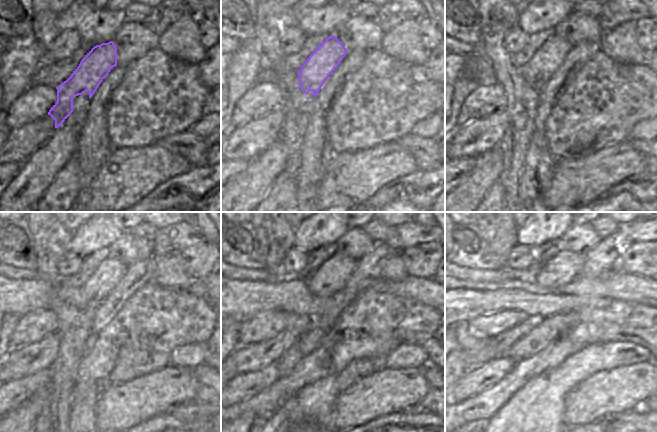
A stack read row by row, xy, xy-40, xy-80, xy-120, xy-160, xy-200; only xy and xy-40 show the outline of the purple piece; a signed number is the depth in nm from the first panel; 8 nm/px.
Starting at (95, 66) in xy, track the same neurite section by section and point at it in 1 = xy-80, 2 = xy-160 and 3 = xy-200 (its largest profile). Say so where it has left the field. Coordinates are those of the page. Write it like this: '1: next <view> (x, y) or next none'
1: next xy-80 (551, 55)
2: next xy-160 (330, 278)
3: next xy-200 (566, 266)

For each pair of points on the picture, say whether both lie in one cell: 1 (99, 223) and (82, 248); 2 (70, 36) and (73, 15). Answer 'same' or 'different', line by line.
1: same
2: different

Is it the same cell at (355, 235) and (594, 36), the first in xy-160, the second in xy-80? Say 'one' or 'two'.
one

